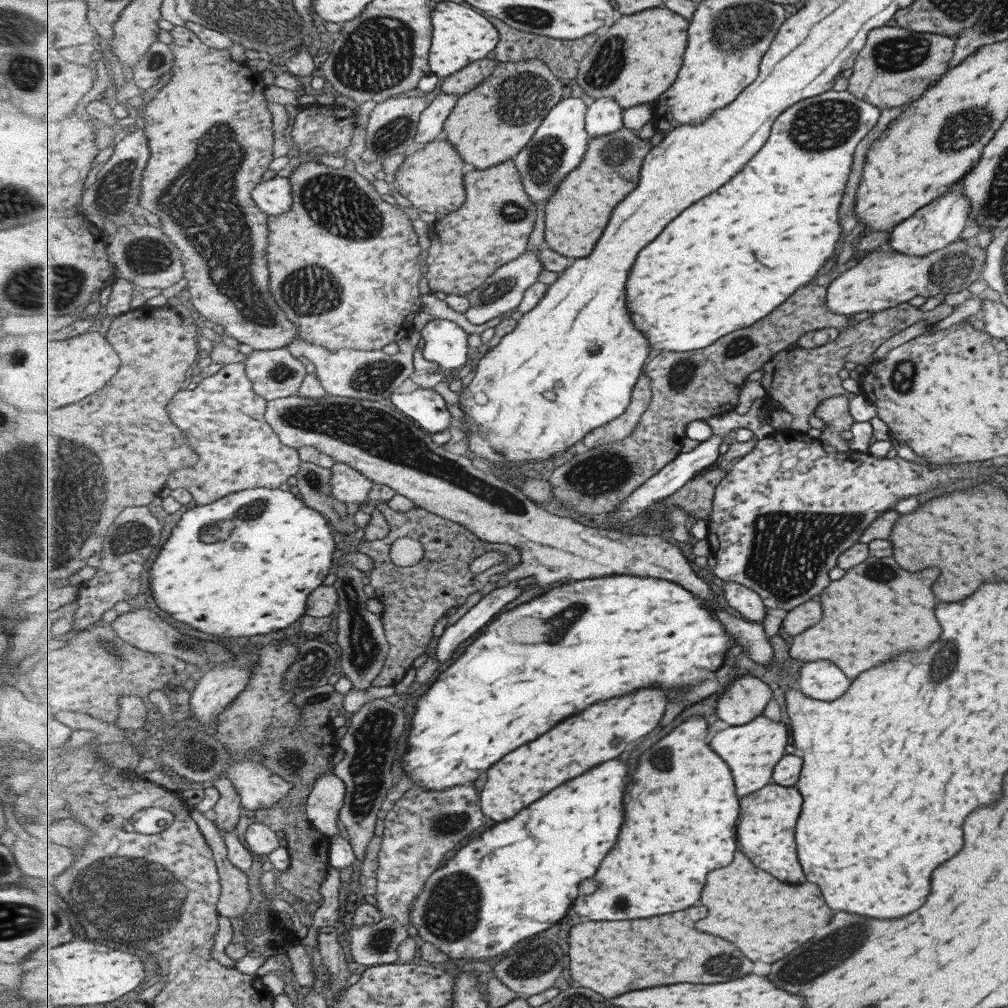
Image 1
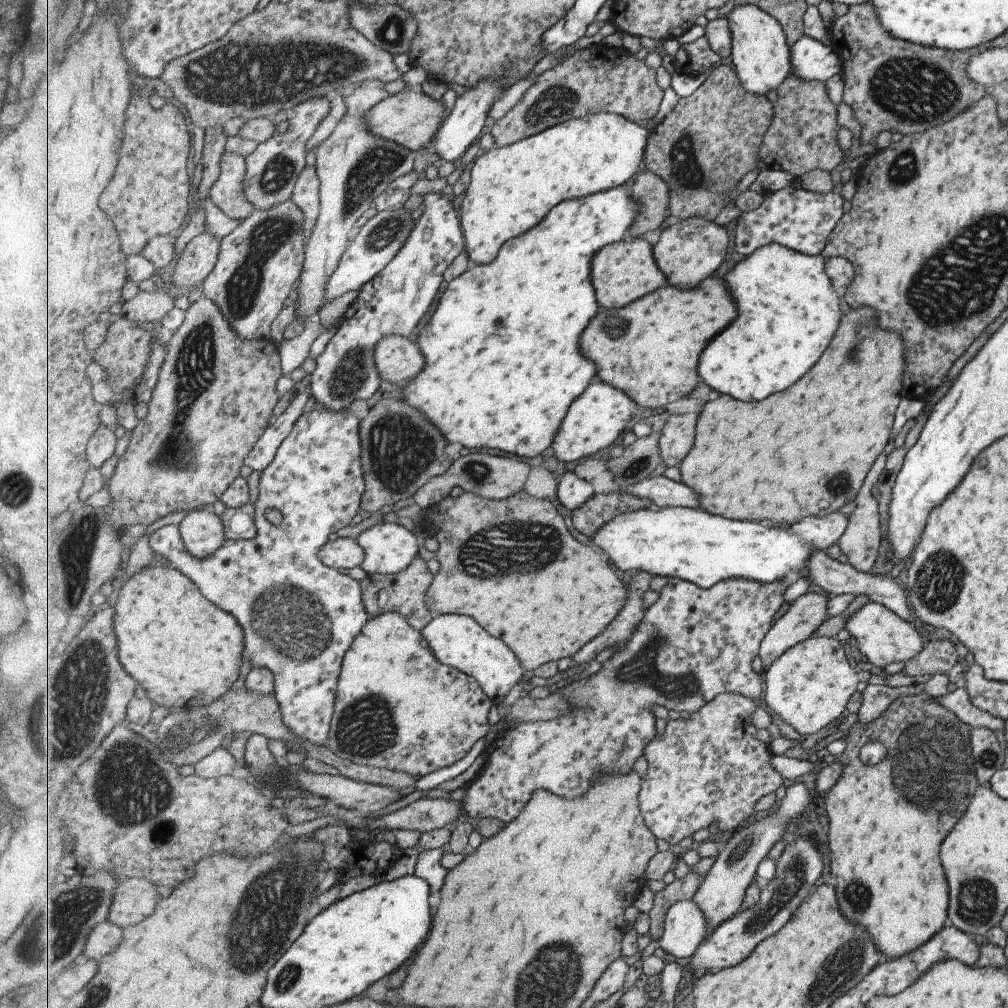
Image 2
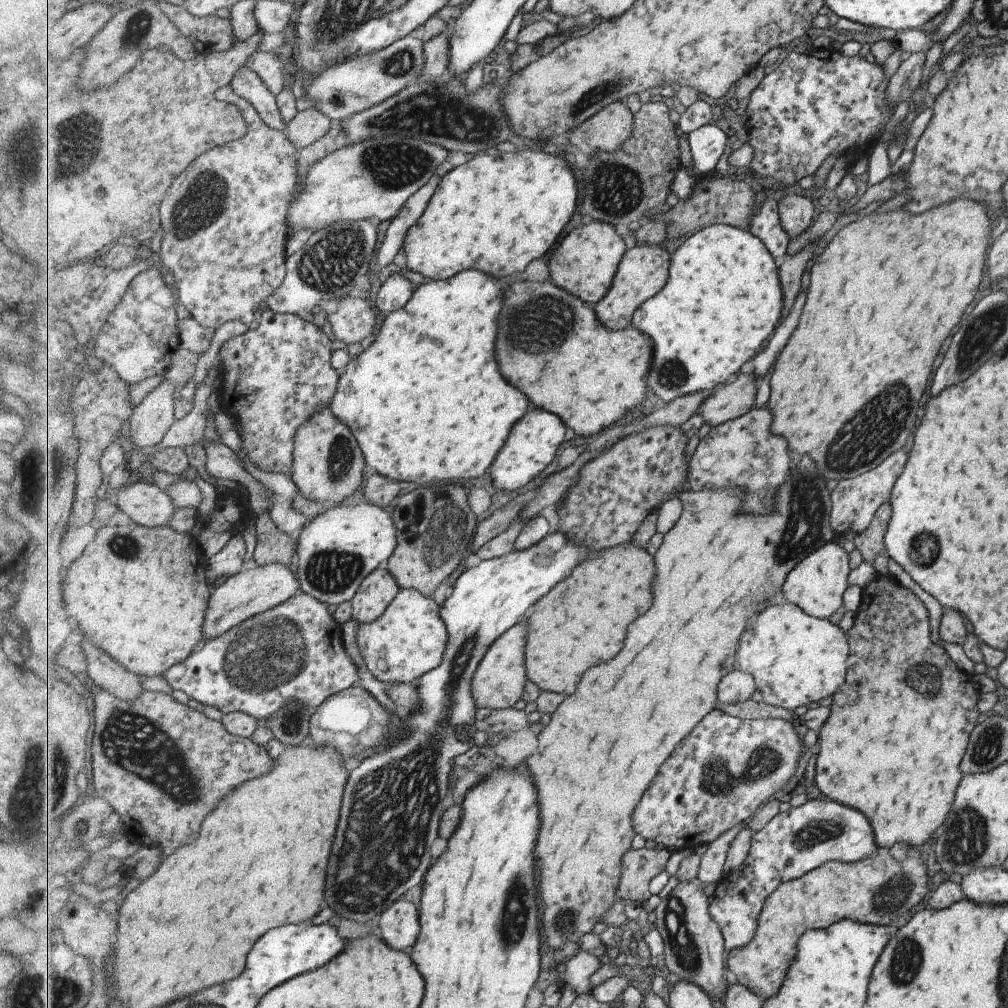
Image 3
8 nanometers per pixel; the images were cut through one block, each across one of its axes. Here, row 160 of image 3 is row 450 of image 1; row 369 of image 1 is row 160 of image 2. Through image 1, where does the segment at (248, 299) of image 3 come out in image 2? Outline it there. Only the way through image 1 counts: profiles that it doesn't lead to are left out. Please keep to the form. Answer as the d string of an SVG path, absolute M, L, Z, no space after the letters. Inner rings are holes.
M223 151L219 164L219 177L209 192L211 200L225 216L237 220L240 225L256 209L255 204L247 200L243 188L247 176L246 157Z

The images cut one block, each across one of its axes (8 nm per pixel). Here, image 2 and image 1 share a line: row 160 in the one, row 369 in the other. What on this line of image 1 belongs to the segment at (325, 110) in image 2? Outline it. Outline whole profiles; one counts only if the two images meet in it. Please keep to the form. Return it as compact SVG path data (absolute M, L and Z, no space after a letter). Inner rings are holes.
M288 347L275 350L254 349L246 358L246 370L257 394L269 402L299 394L308 375L305 364Z

